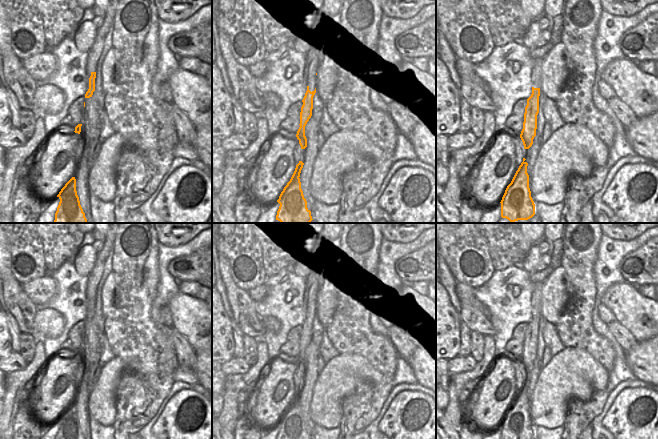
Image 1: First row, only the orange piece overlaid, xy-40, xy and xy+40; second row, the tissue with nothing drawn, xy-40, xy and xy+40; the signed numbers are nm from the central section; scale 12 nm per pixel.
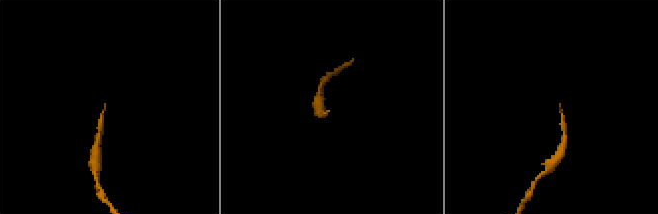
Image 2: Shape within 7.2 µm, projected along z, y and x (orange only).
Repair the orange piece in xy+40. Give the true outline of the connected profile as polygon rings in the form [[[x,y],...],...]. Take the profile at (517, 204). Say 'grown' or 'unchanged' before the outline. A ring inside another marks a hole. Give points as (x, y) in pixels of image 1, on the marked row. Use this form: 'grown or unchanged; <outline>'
unchanged; [[[523,162],[507,186],[501,200],[501,217],[510,222],[528,220],[535,215],[535,204],[529,188],[528,163]]]

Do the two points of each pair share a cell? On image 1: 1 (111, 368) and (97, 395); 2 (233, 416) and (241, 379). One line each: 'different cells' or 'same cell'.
1: same cell
2: same cell

